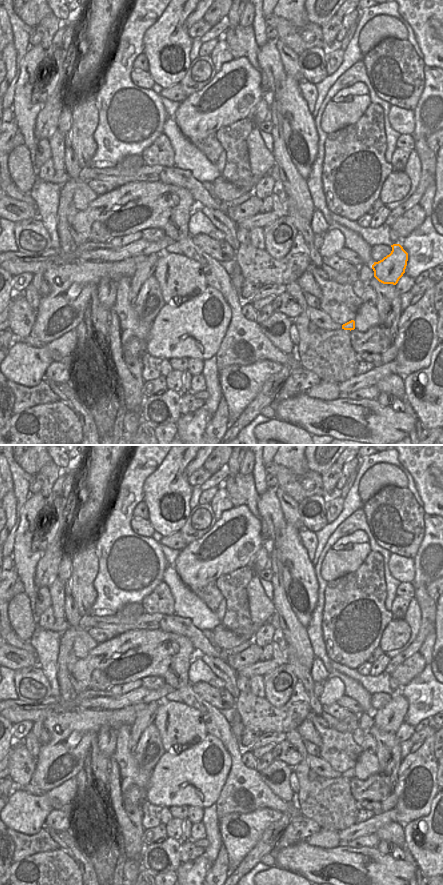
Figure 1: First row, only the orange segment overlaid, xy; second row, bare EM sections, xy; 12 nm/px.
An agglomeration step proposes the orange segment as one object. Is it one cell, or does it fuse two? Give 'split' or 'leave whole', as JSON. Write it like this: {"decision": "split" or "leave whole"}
{"decision": "leave whole"}

